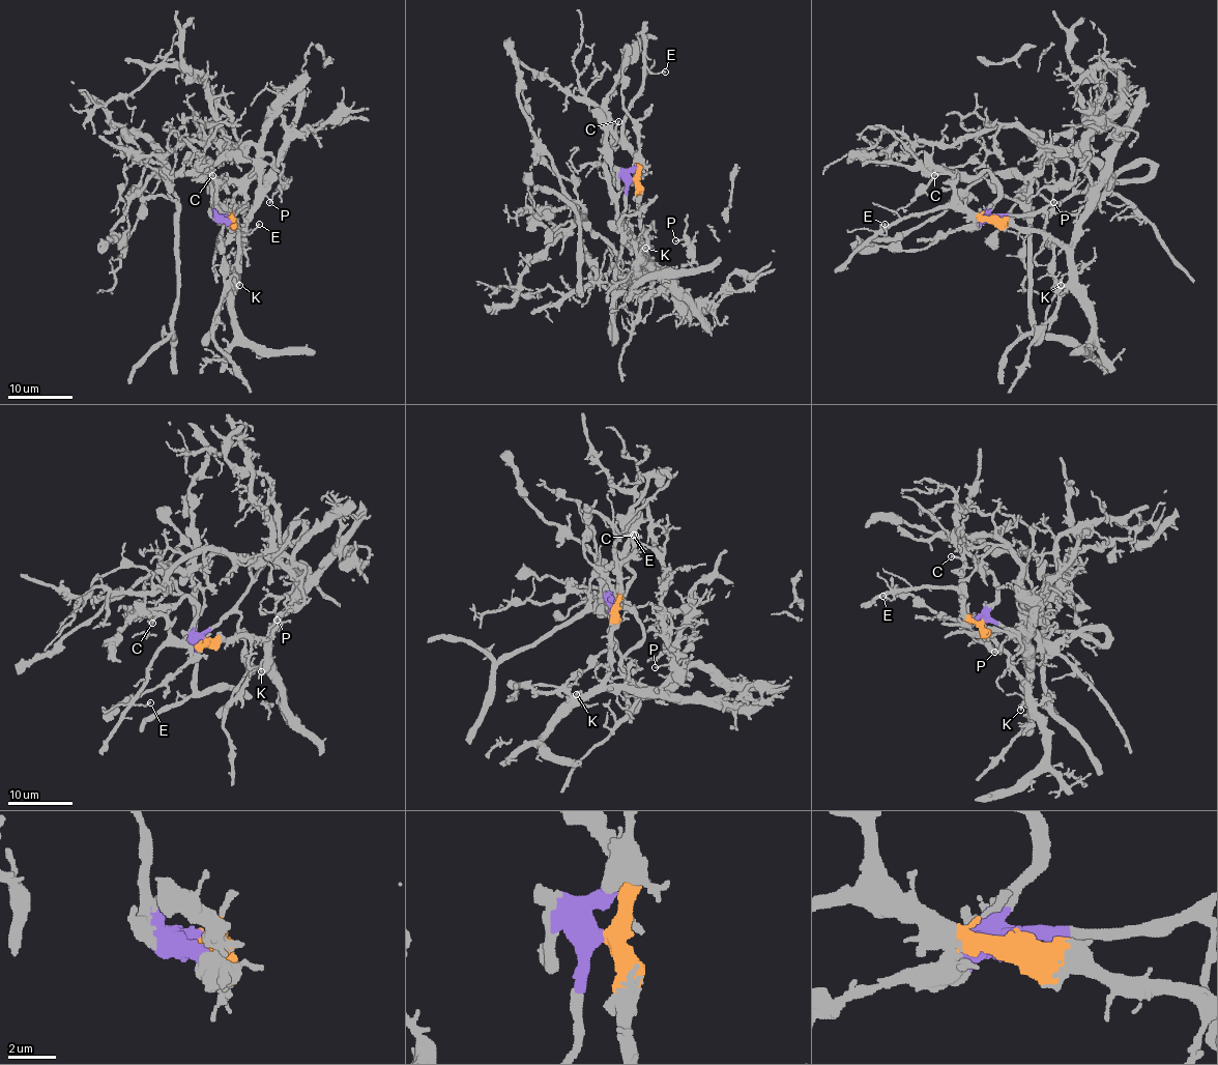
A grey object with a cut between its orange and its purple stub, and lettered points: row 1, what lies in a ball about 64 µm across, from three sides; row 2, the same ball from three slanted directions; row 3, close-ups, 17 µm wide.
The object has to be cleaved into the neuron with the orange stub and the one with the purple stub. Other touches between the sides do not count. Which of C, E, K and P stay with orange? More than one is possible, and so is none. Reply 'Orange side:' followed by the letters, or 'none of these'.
Orange side: C, E, K

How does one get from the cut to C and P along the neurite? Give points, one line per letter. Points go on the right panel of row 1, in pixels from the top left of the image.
C: (992, 218), (975, 218), (957, 198), (955, 180), (951, 175), (934, 175)
P: (992, 218), (1038, 213), (1102, 184), (1105, 173), (1090, 154), (1076, 180), (1052, 192), (1053, 203)

